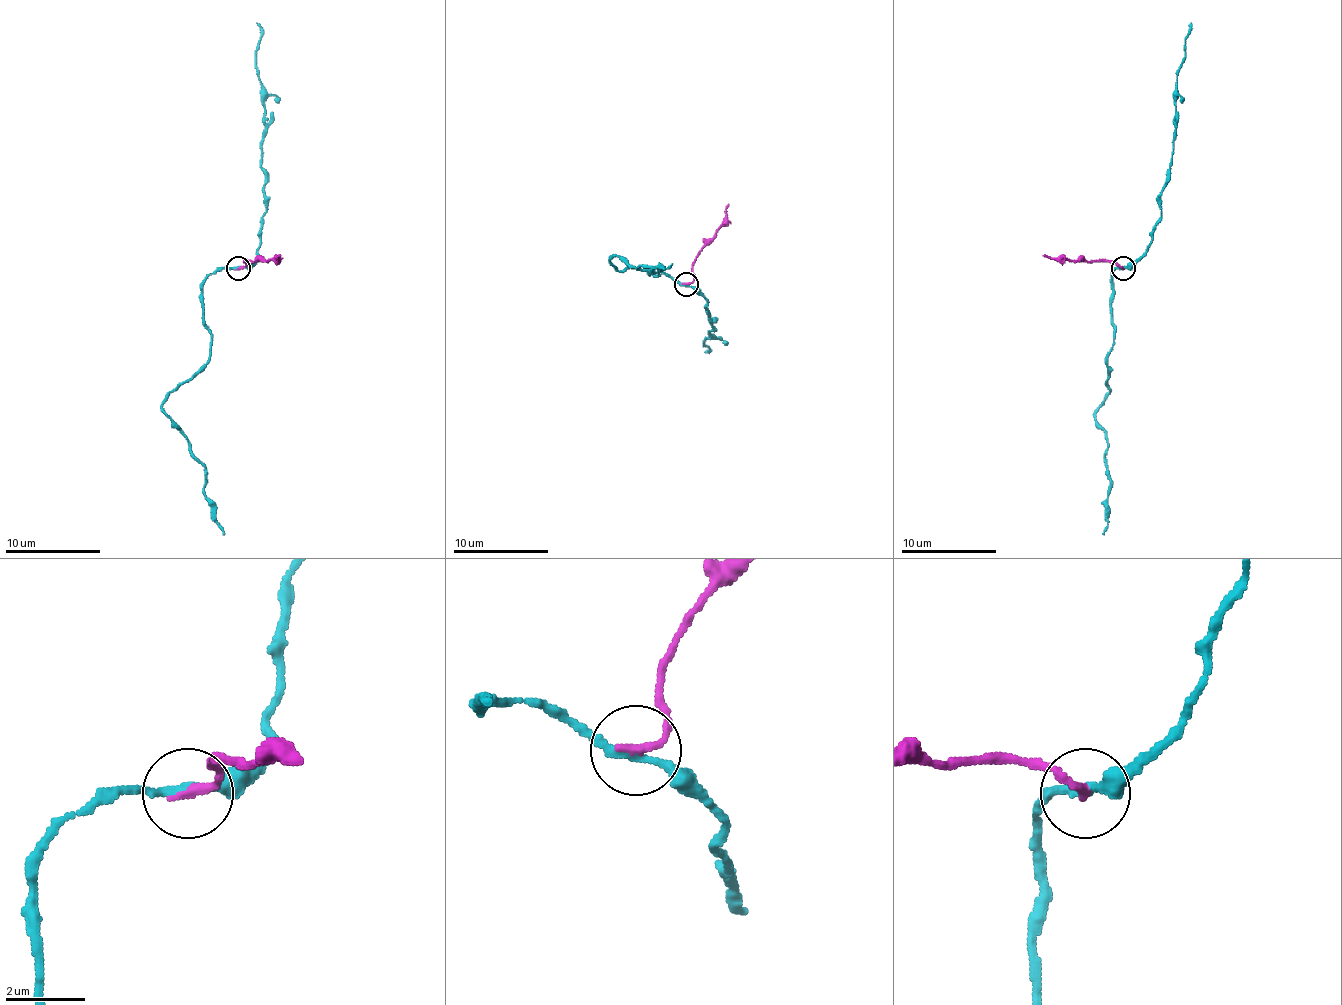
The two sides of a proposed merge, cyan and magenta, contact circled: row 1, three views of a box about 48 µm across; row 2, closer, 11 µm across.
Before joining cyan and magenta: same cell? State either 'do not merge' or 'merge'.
do not merge

